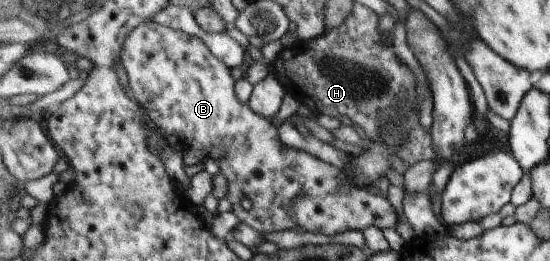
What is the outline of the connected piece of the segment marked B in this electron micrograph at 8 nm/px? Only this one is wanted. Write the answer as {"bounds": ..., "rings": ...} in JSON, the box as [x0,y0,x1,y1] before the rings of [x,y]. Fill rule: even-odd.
{"bounds":[120,21,397,236],"rings":[[[148,21],[128,35],[120,58],[128,76],[130,93],[145,111],[149,111],[148,116],[165,134],[183,136],[191,142],[191,146],[223,145],[225,159],[218,163],[220,172],[228,181],[225,197],[239,222],[255,228],[261,234],[297,230],[299,226],[332,236],[349,230],[367,230],[371,226],[395,230],[397,214],[386,197],[373,194],[369,188],[361,188],[355,182],[353,188],[345,186],[341,172],[331,166],[331,162],[325,162],[307,150],[285,146],[285,142],[281,142],[279,127],[273,126],[270,118],[251,110],[248,102],[240,102],[235,94],[237,72],[221,62],[201,38]],[[245,196],[249,196],[253,203],[253,208],[248,211],[243,210]]]}

